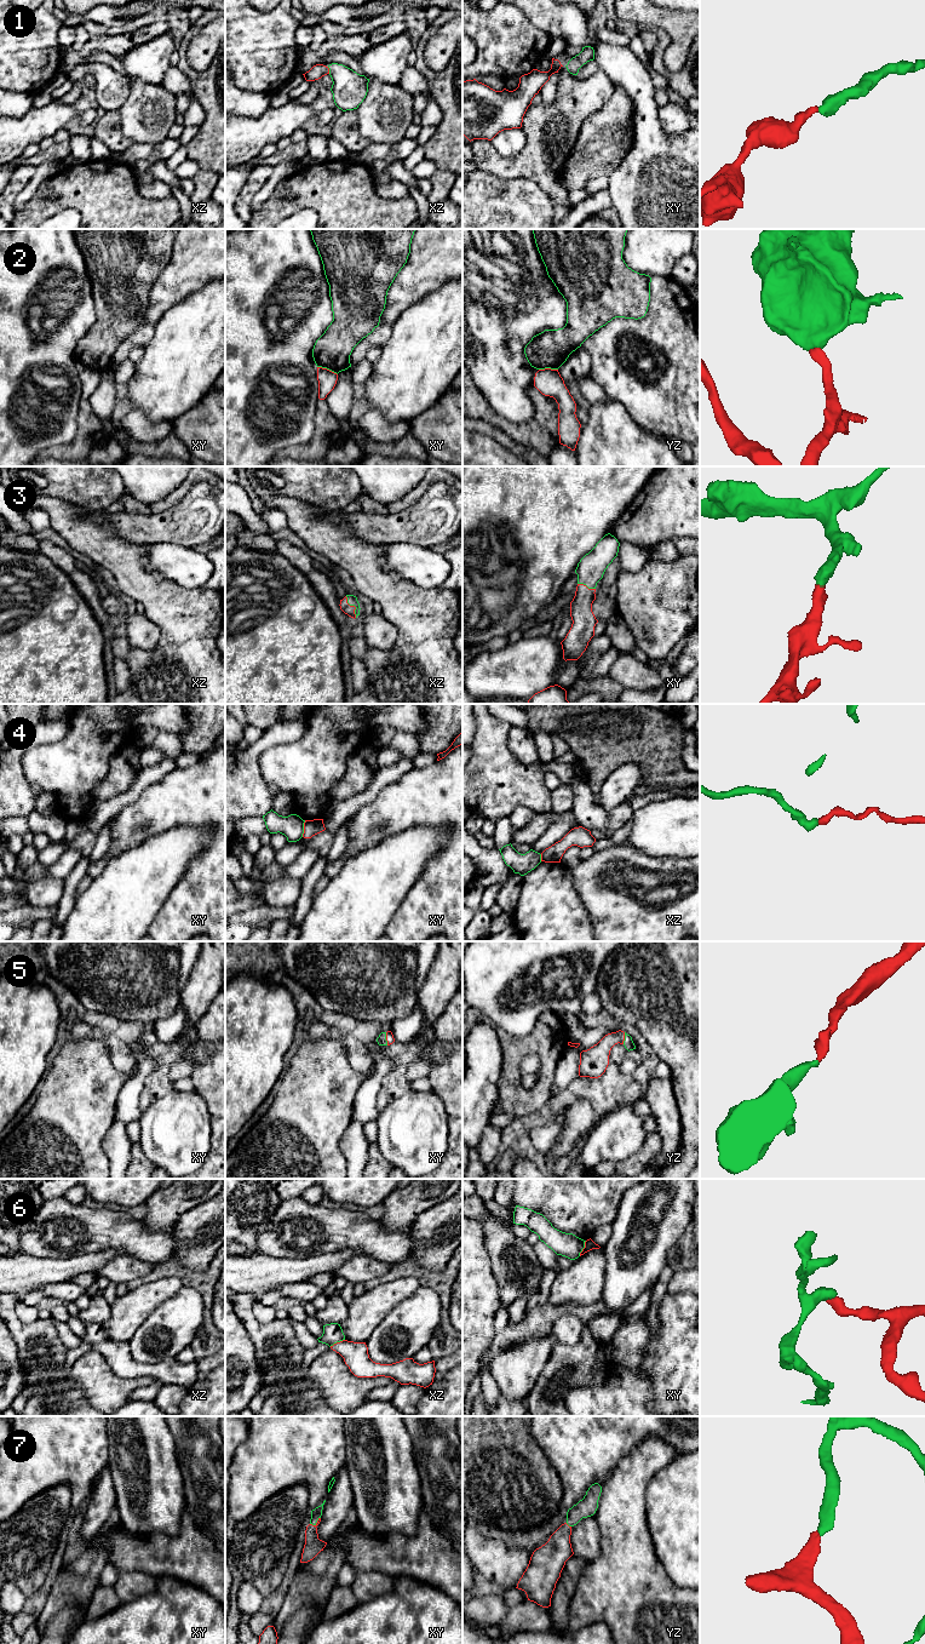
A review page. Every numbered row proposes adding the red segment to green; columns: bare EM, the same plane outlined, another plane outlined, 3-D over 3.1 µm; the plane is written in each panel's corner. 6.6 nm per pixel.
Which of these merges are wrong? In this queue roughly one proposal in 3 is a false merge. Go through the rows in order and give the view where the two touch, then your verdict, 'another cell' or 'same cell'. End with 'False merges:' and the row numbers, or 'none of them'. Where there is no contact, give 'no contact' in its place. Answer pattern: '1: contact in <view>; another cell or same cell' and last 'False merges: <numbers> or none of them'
1: contact in xz; same cell
2: contact in xy; another cell
3: contact in xz; same cell
4: contact in xy; another cell
5: contact in xy; same cell
6: contact in xy; another cell
7: contact in xy; same cell
False merges: 2, 4, 6

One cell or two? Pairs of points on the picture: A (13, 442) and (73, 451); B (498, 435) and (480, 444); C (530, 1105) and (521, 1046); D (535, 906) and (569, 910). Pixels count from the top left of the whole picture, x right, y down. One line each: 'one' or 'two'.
A: two
B: two
C: one
D: one

